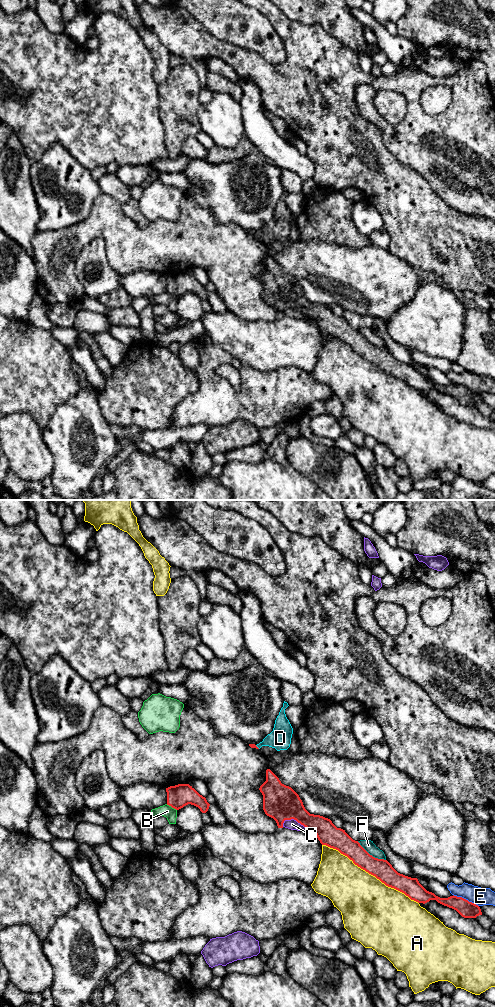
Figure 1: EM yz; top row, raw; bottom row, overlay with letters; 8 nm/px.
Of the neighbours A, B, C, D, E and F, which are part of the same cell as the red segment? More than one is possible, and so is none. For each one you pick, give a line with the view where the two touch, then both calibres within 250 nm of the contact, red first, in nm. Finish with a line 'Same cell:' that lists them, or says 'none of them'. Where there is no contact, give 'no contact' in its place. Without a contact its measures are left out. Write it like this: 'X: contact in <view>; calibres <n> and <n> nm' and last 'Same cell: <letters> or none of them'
D: contact in yz; calibres 30 and 180 nm
Same cell: D

